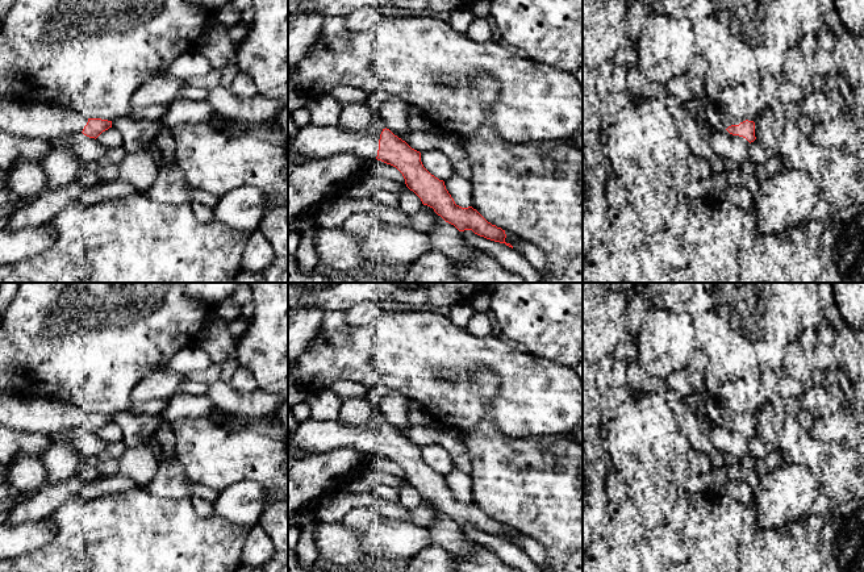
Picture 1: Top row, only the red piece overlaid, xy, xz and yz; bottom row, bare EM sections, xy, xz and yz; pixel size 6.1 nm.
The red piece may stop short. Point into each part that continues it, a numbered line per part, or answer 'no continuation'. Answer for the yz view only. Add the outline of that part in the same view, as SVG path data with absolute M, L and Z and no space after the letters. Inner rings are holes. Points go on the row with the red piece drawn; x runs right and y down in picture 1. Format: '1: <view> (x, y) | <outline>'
1: yz (714, 115) | M704 93L693 95L686 101L683 101L683 105L686 112L704 120L711 129L726 130L731 125L746 121L731 116L722 104L710 101Z

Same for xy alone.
1: xy (32, 120) | M0 96L0 129L25 138L53 141L82 133L88 118L82 113L41 103L17 103Z

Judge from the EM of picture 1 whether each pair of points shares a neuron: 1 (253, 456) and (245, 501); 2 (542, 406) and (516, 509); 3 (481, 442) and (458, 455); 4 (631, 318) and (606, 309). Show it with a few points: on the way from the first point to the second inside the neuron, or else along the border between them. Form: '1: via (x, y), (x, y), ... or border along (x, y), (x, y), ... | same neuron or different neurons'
1: border along (220, 492), (241, 481), (255, 481), (267, 497) | different neurons
2: border along (564, 431), (529, 437), (508, 437), (504, 434) | different neurons
3: border along (464, 442), (471, 462), (471, 474) | different neurons
4: border along (629, 296), (625, 330) | different neurons

